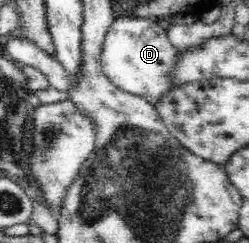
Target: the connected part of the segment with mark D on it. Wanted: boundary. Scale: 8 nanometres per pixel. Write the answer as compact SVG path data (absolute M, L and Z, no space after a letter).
M115 17L102 45L101 66L109 80L123 92L146 99L160 100L173 88L171 74L174 72L177 61L179 61L178 52L168 42L167 33L156 18Z

